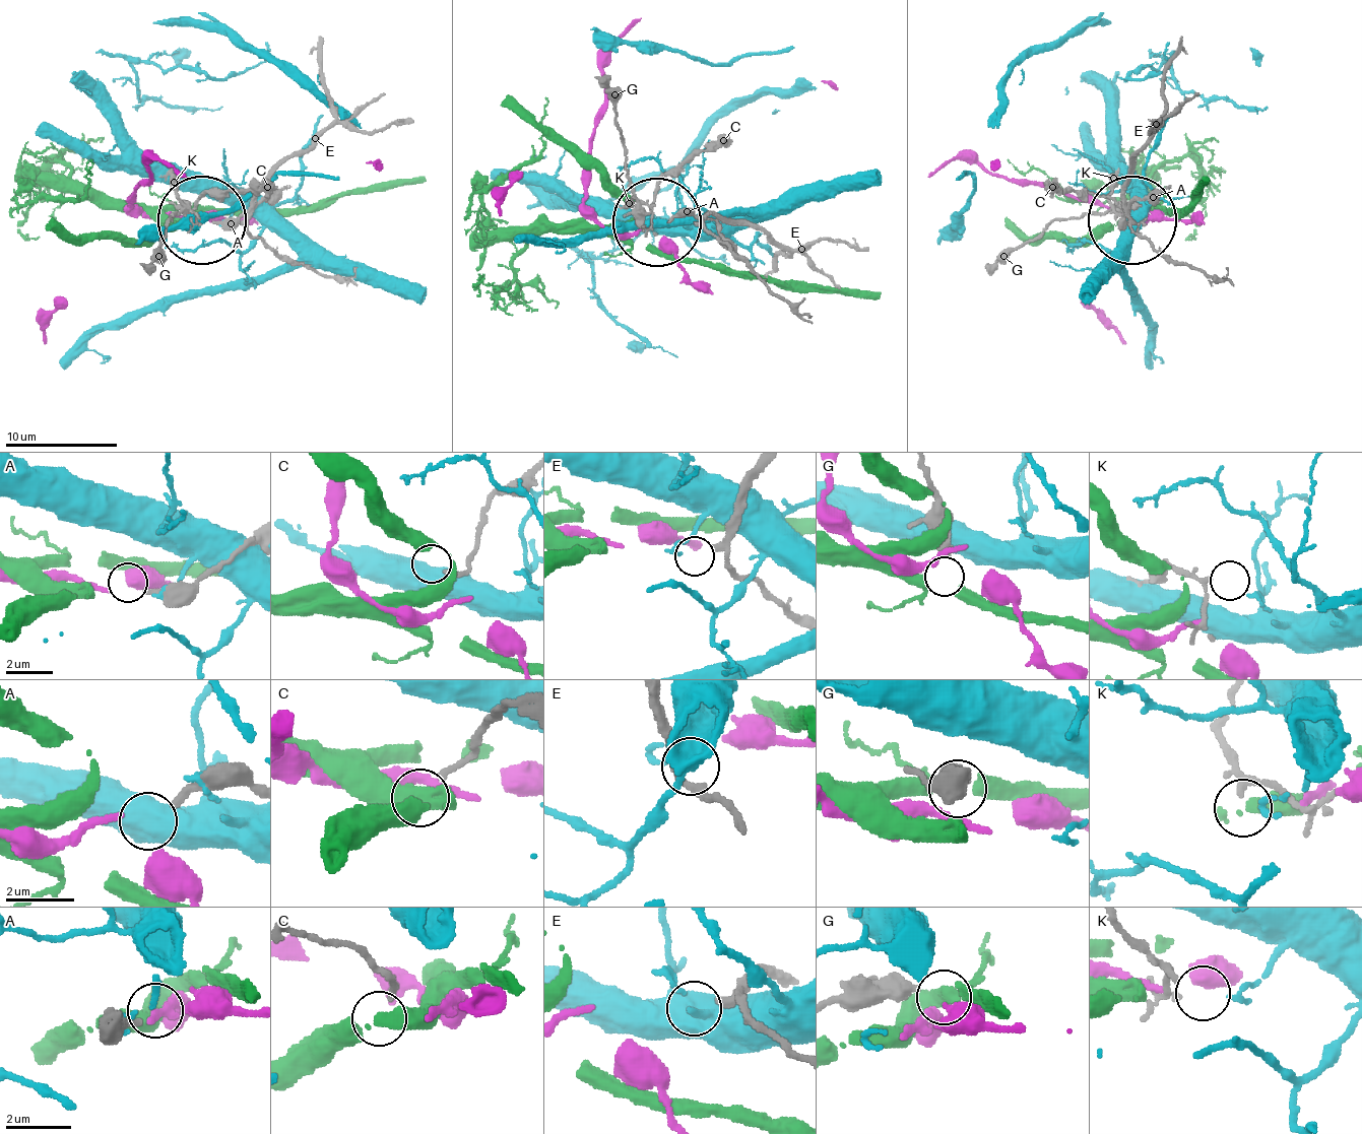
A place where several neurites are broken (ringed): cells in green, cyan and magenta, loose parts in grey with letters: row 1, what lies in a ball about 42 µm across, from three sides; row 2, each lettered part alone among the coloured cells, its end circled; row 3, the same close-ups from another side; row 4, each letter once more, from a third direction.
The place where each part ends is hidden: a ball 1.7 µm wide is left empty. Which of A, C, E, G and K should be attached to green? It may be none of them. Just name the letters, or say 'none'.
G

